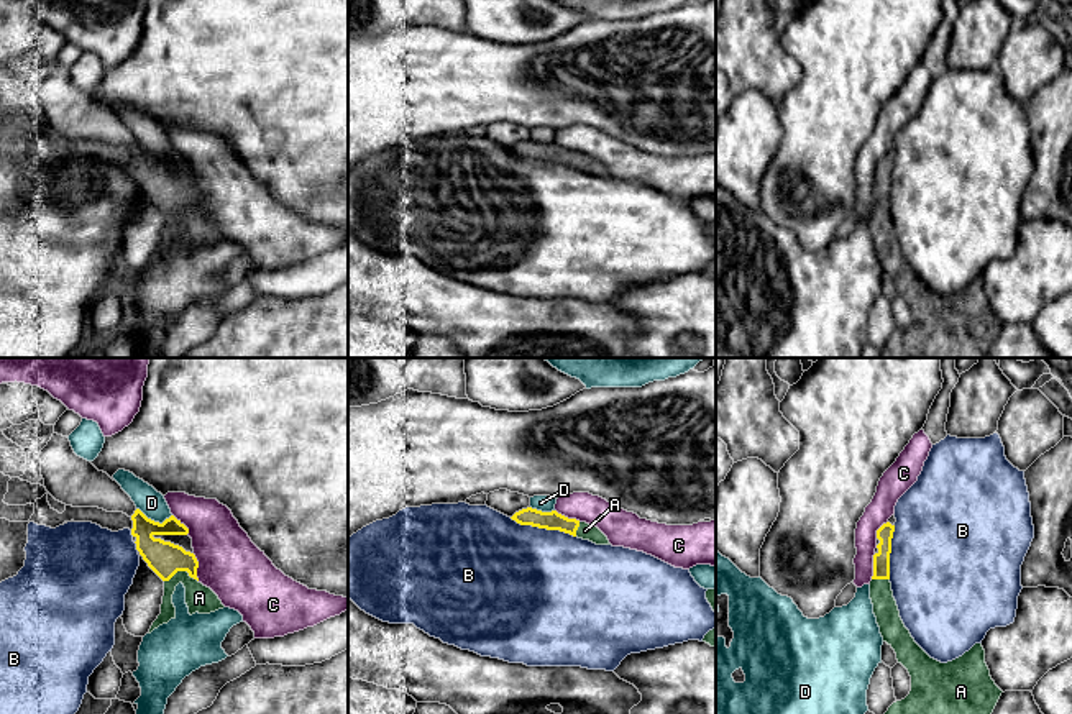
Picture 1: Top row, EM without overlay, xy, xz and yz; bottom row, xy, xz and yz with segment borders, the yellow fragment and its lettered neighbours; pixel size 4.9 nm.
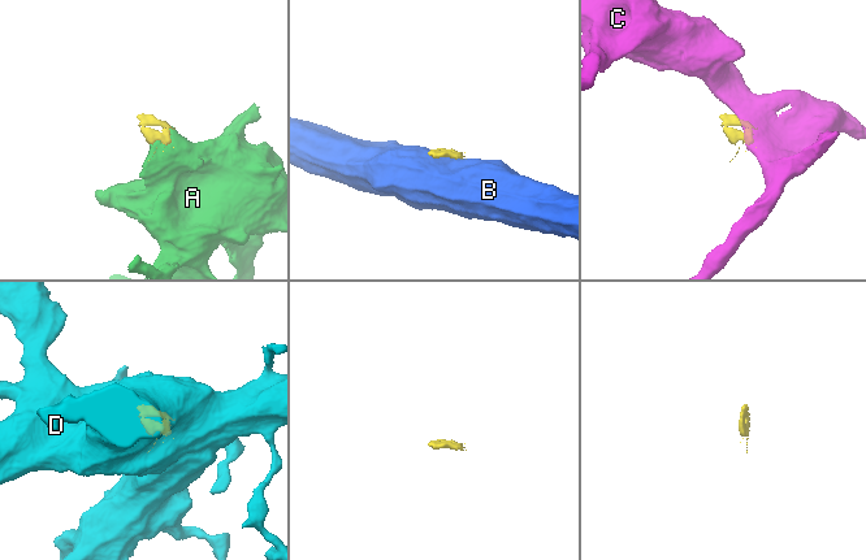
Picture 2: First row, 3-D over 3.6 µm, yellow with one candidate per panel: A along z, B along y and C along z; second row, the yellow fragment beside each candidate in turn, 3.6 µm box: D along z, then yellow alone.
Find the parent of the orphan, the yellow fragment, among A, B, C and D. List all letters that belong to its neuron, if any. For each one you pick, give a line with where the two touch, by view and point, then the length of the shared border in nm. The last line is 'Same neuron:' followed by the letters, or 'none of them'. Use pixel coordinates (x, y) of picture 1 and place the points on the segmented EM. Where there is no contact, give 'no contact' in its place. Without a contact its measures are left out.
A: meets yellow in xy at (181, 570); contact 170 nm long
Same neuron: A

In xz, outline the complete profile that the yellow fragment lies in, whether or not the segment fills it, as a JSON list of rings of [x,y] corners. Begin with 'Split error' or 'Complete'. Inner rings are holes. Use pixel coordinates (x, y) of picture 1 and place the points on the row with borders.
Split error. [[[532,507],[515,512],[512,517],[520,525],[532,525],[547,530],[560,530],[573,537],[589,540],[596,545],[611,545],[607,537],[594,525],[580,522],[576,519],[568,519],[557,510],[542,512]]]

